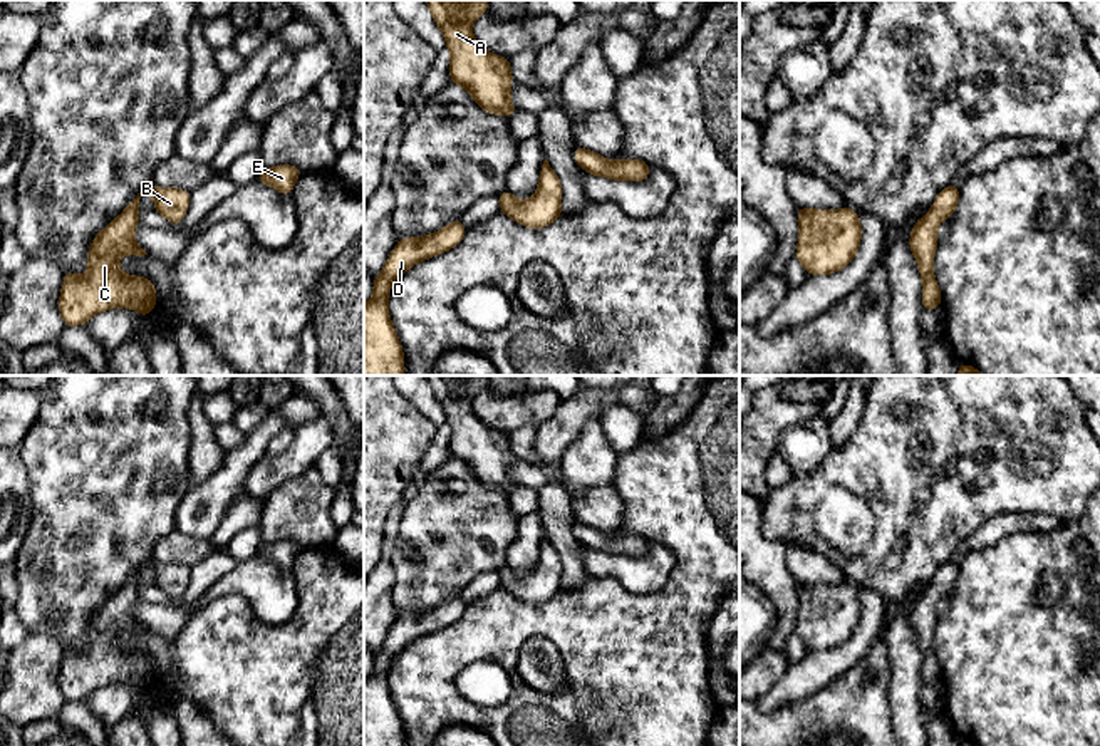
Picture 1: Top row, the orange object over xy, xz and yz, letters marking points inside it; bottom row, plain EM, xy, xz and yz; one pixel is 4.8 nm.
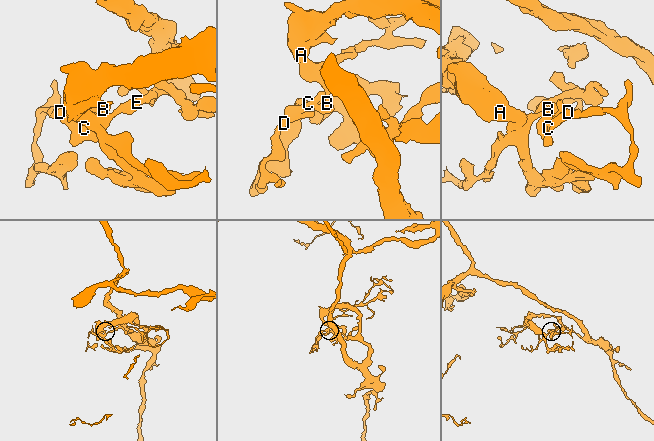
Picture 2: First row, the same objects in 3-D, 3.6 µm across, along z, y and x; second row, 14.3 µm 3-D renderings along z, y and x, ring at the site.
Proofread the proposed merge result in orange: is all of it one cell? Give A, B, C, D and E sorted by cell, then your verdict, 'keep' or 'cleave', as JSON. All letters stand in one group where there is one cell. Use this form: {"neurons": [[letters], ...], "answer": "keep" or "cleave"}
{"neurons": [["A", "B", "C", "D", "E"]], "answer": "keep"}

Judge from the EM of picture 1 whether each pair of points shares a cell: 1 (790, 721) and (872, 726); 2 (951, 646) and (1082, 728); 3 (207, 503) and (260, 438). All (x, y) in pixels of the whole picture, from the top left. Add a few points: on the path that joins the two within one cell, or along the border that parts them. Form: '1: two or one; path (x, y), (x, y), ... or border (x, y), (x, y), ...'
1: one; path (810, 721), (817, 714), (844, 718), (852, 726)
2: one; path (983, 646), (990, 646), (1050, 699)
3: one; path (223, 486), (235, 465), (245, 455)

